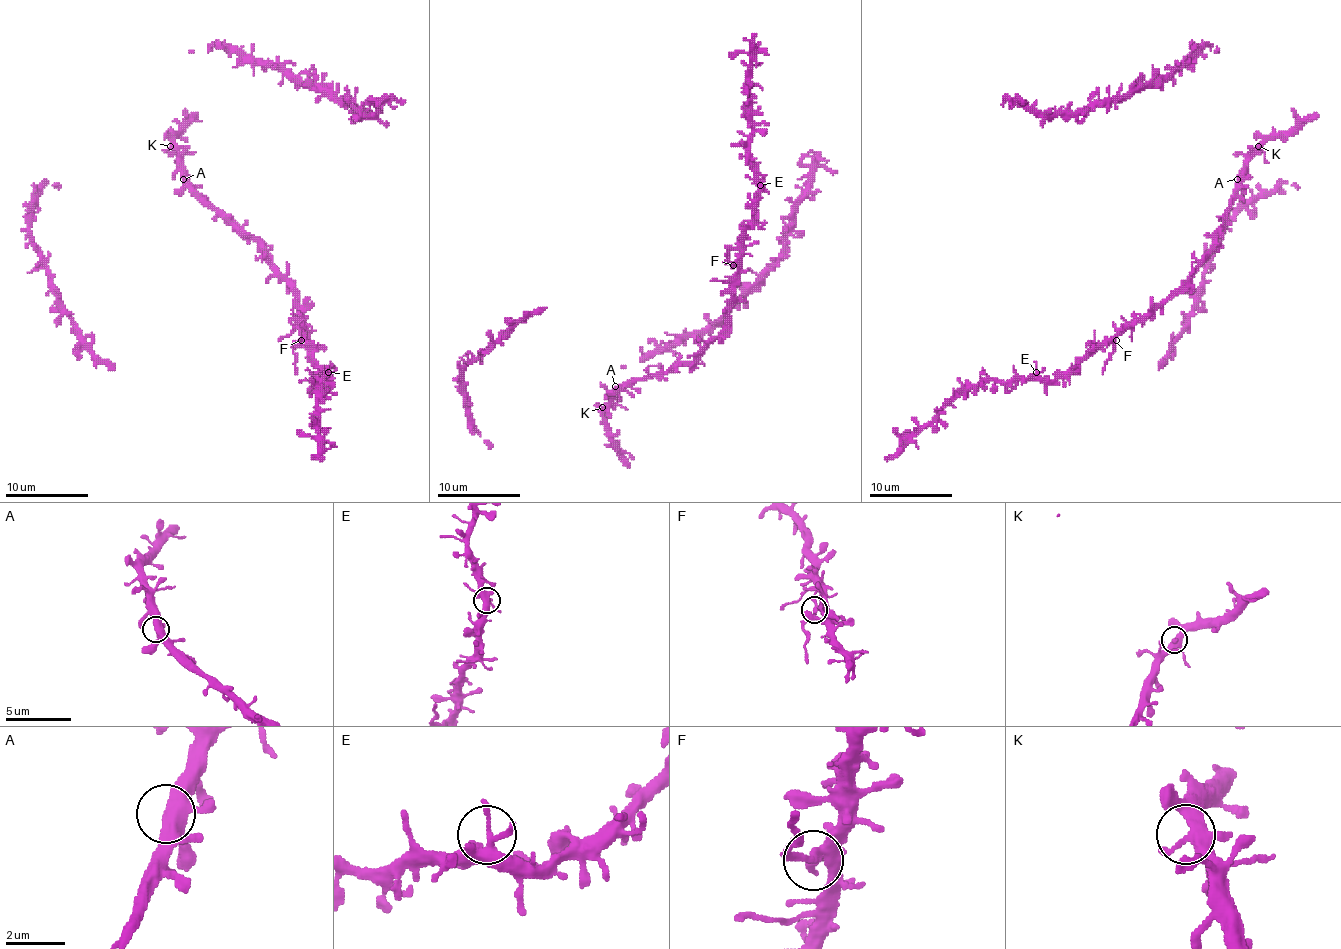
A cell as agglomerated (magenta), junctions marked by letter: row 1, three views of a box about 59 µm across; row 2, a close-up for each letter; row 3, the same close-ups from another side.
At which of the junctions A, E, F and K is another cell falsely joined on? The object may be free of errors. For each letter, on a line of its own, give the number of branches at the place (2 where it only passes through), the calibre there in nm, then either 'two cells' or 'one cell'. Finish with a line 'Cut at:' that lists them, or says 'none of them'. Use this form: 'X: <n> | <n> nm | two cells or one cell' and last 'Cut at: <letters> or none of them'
A: 4 | 420 nm | one cell
E: 4 | 260 nm | one cell
F: 4 | 320 nm | two cells
K: 4 | 380 nm | one cell
Cut at: F

